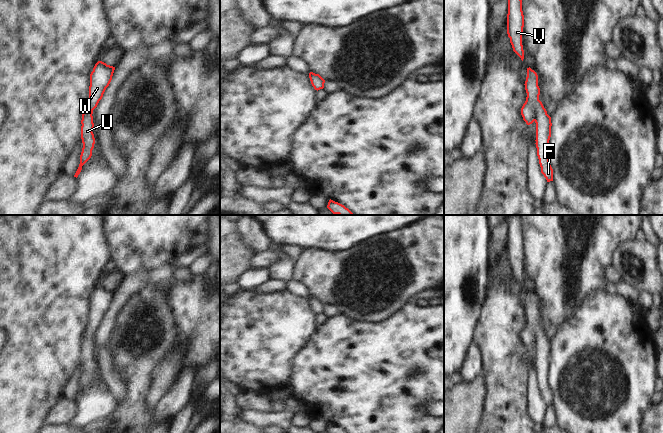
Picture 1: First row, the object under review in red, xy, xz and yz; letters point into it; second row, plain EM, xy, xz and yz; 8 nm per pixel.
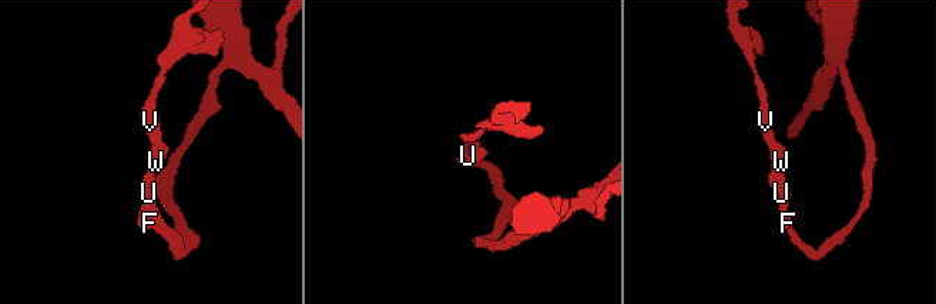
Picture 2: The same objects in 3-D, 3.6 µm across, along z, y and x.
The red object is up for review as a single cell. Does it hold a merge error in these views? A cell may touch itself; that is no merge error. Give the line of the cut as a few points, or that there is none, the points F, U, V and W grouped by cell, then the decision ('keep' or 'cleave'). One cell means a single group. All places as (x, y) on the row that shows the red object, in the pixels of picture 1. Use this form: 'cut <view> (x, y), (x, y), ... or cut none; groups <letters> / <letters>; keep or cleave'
cut none; groups F U V W; keep

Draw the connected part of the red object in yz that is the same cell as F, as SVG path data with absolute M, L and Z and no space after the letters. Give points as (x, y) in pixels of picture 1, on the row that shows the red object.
M530 67L527 68L525 81L527 93L526 101L521 108L521 115L527 125L536 123L536 148L541 173L547 182L553 181L553 169L549 163L549 140L551 137L551 117L547 114L542 102L539 100L540 88L538 75Z

